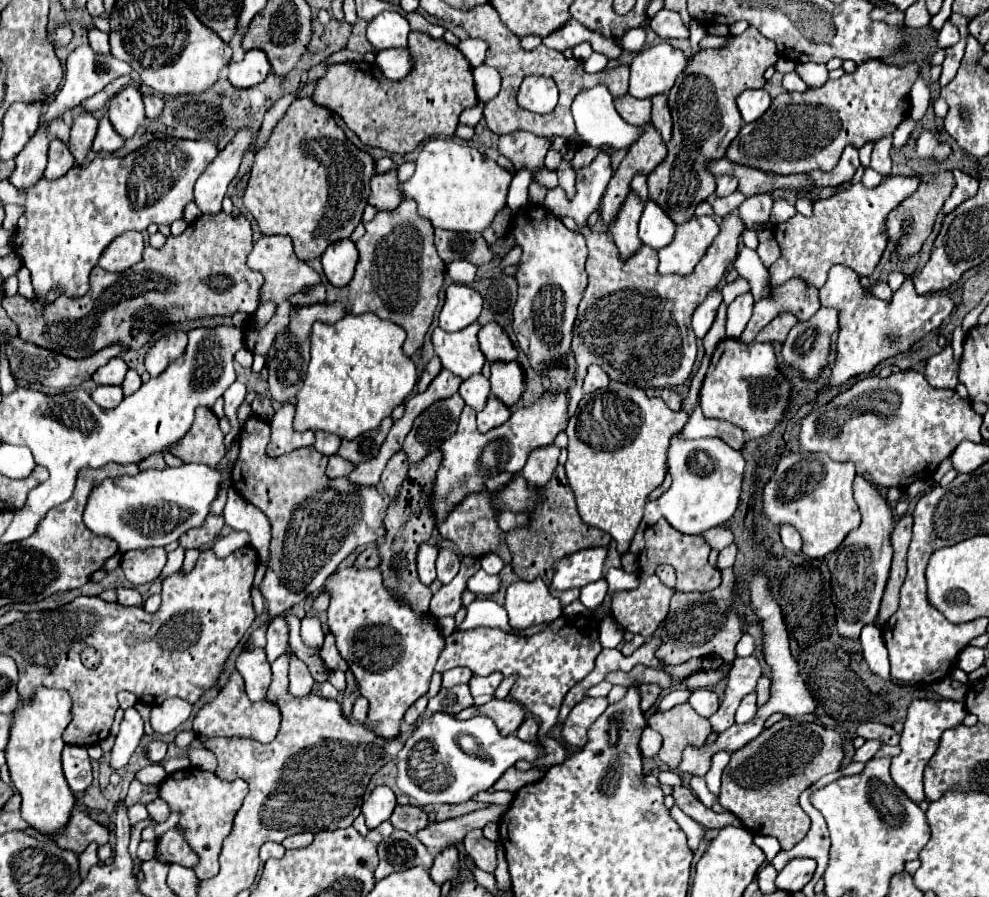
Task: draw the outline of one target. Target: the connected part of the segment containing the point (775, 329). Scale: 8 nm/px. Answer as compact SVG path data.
M780 314L776 316L768 326L764 326L758 334L756 334L756 342L784 342L788 332L792 330L792 326L798 320L792 318L792 314Z

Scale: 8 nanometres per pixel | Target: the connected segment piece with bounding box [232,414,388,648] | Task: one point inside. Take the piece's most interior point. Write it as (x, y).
(317, 521)

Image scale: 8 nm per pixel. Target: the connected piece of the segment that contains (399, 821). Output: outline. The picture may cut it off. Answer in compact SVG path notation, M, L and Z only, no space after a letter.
M408 804L408 806L396 806L394 814L390 816L390 822L394 828L416 834L418 830L422 830L428 824L428 814L424 812L424 808Z

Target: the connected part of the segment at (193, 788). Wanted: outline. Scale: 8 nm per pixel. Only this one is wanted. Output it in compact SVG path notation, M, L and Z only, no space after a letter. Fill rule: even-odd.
M196 766L186 770L178 770L164 778L160 784L158 796L168 804L170 812L180 812L178 828L184 834L188 846L196 852L198 864L192 866L198 880L208 880L218 874L218 856L224 838L232 830L232 822L236 812L242 806L244 796L248 794L248 784L244 780L222 780L214 772L204 772Z

